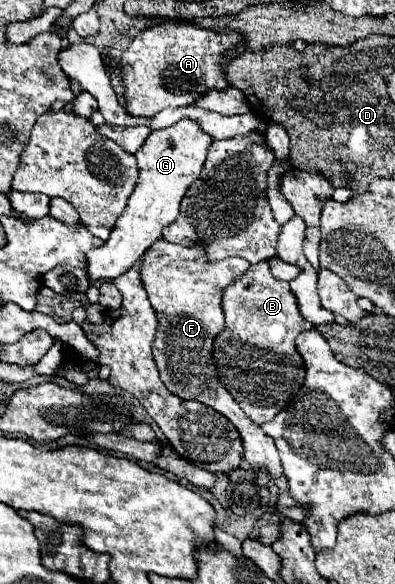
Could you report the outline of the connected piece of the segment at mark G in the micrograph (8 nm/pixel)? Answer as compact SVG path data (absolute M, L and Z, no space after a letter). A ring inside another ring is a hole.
M187 118L149 134L135 154L139 162L139 182L129 196L125 212L117 220L109 240L101 248L93 248L85 254L89 280L115 280L125 274L145 254L145 250L161 238L161 230L177 220L179 204L187 188L199 178L211 142L213 140L207 138L207 134L201 134L199 126Z

